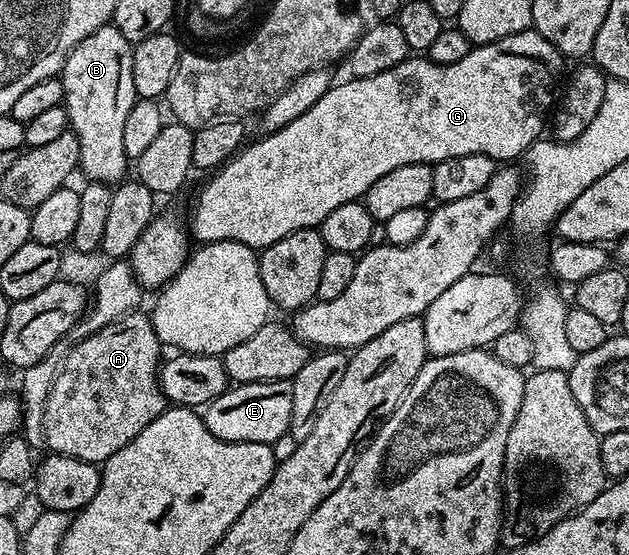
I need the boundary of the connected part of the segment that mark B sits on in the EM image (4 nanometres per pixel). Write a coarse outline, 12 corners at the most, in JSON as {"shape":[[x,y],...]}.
{"shape":[[107,23],[59,73],[80,171],[126,175],[133,45]]}

